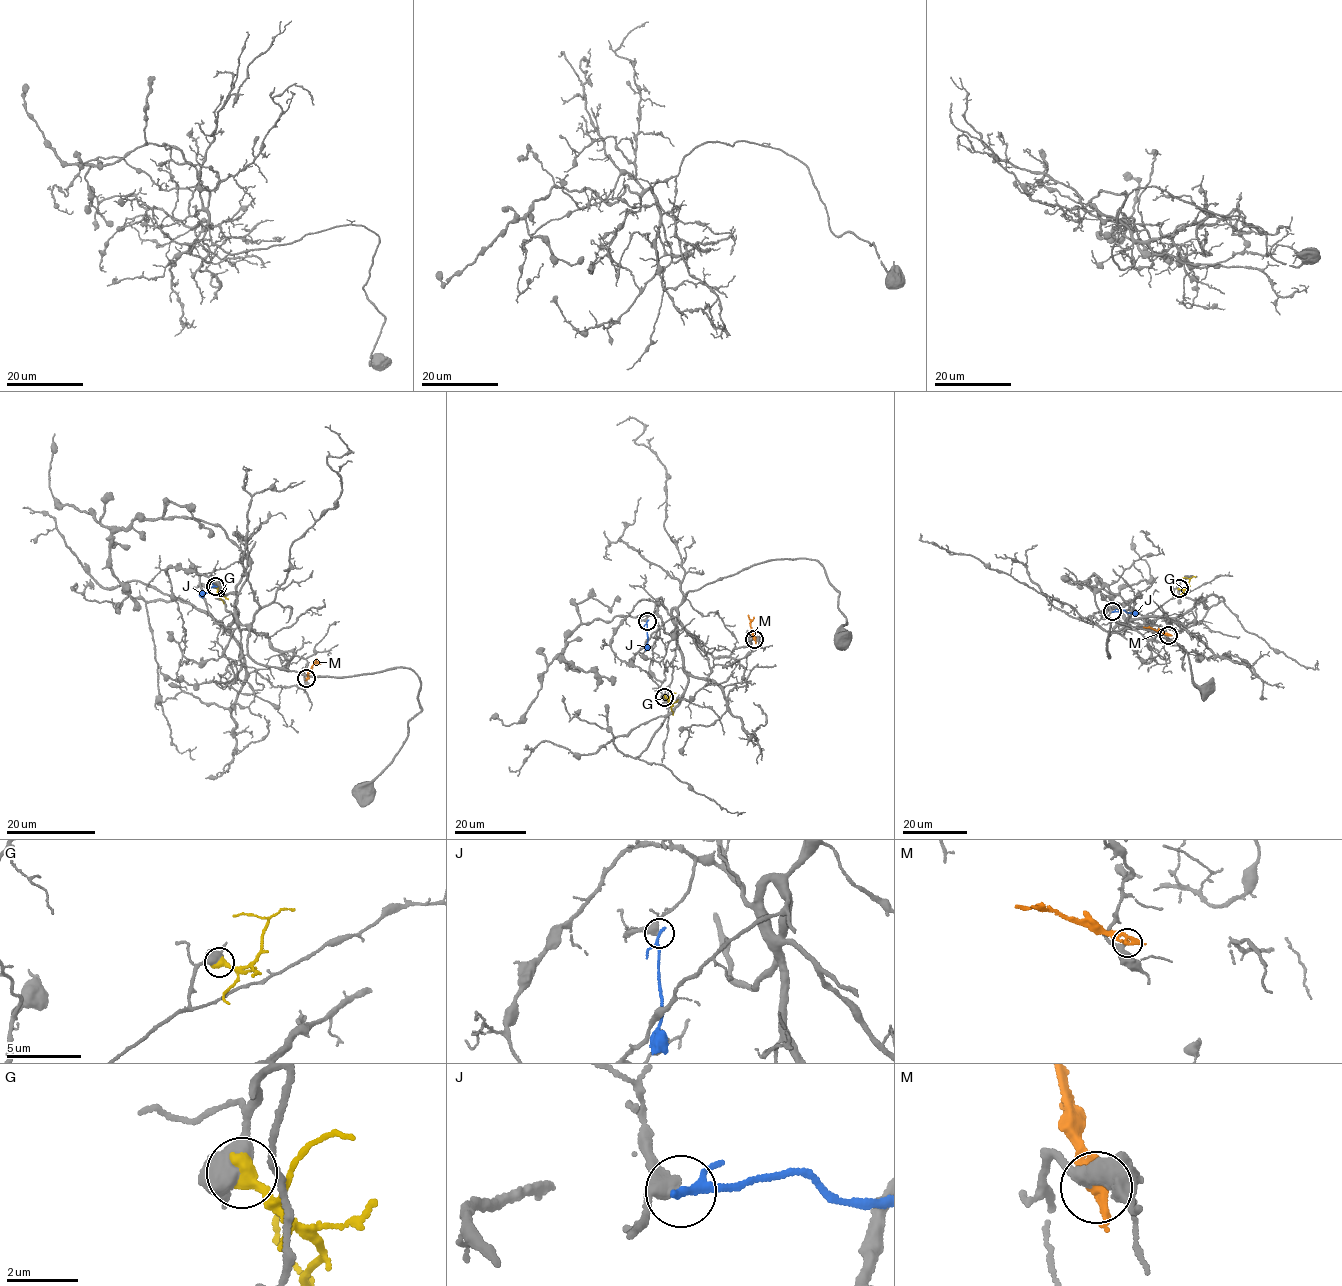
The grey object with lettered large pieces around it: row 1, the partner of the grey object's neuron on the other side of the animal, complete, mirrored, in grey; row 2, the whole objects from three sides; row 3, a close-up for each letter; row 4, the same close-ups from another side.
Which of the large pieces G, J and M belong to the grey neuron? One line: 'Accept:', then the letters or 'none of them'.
Accept: none of them

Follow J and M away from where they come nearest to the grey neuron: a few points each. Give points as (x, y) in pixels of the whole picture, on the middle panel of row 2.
J: (647, 621), (645, 650)
M: (755, 639), (748, 615)

